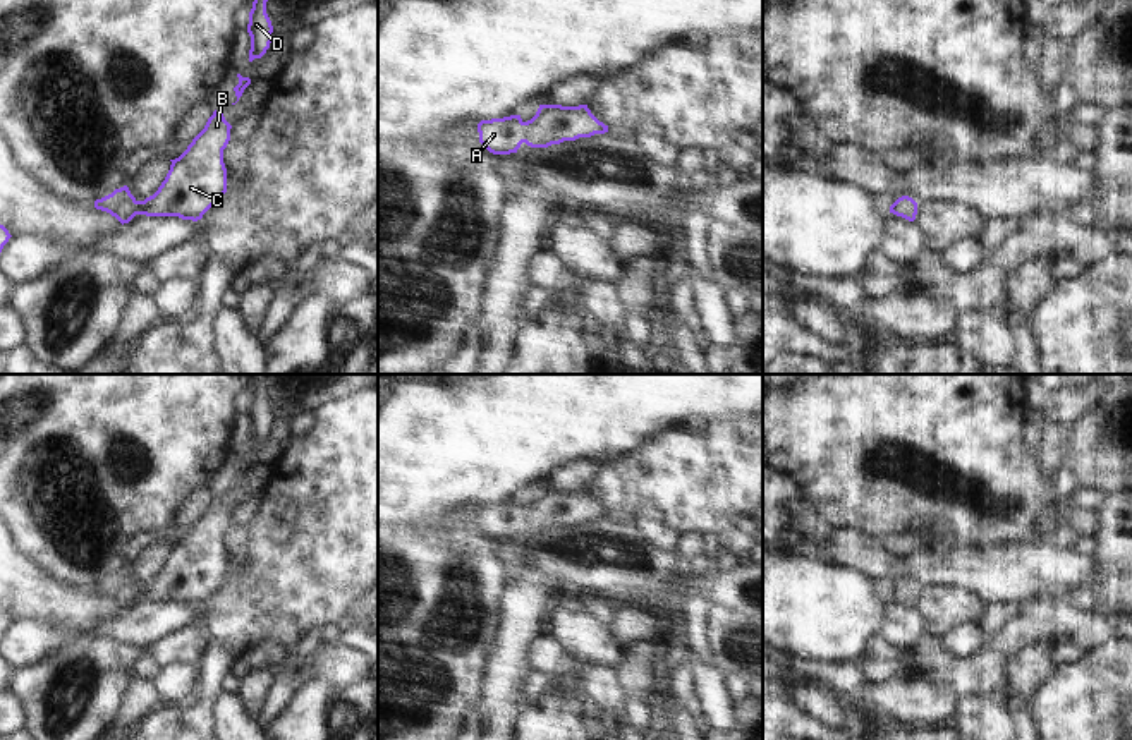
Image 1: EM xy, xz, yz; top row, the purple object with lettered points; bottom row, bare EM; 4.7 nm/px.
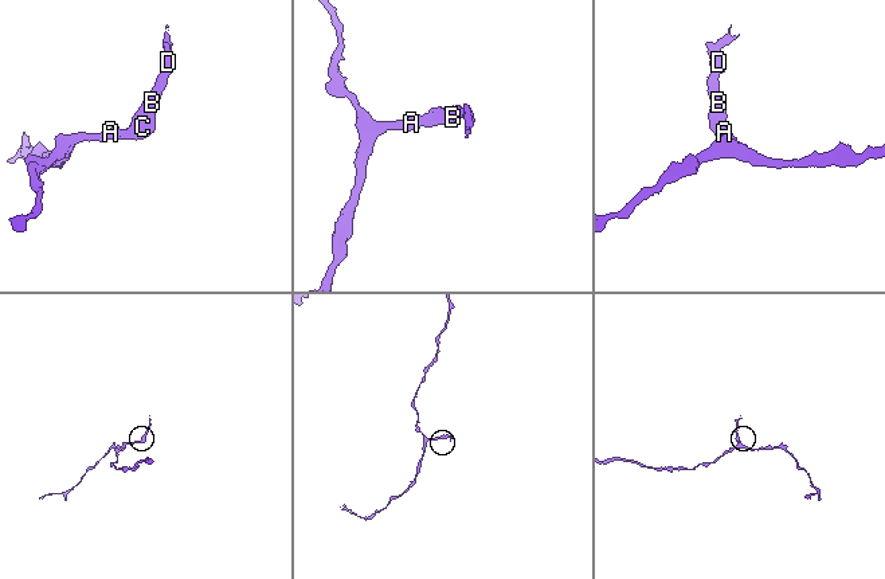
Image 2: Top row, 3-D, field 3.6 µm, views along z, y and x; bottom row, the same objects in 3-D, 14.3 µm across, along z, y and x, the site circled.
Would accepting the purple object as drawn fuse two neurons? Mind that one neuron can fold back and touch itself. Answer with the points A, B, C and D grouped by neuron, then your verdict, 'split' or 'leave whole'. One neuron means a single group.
A B C D | leave whole

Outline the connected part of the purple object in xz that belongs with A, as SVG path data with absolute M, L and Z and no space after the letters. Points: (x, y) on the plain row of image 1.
M539 489L536 500L524 506L520 500L481 505L479 527L493 539L517 537L522 527L531 532L548 532L563 525L608 517L587 489Z

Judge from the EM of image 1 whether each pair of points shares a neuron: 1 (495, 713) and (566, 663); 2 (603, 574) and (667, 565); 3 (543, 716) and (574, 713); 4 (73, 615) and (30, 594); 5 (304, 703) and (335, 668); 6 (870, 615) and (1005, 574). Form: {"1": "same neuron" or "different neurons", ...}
{"1": "different neurons", "2": "same neuron", "3": "same neuron", "4": "same neuron", "5": "different neurons", "6": "different neurons"}

